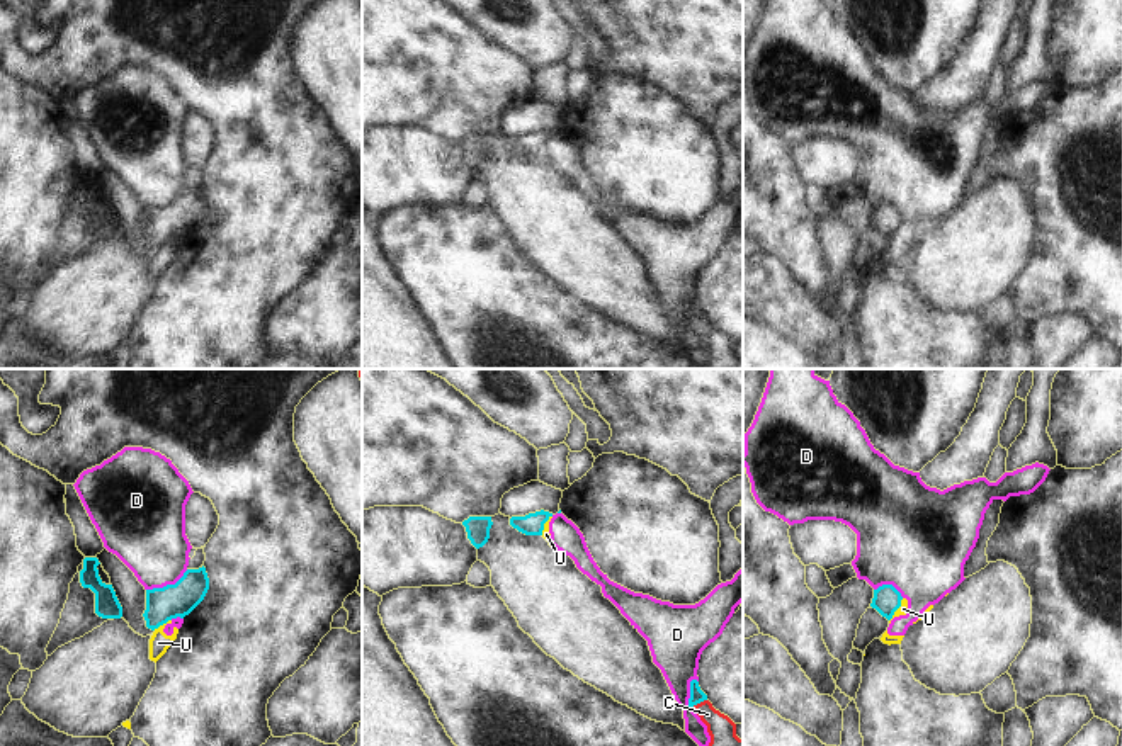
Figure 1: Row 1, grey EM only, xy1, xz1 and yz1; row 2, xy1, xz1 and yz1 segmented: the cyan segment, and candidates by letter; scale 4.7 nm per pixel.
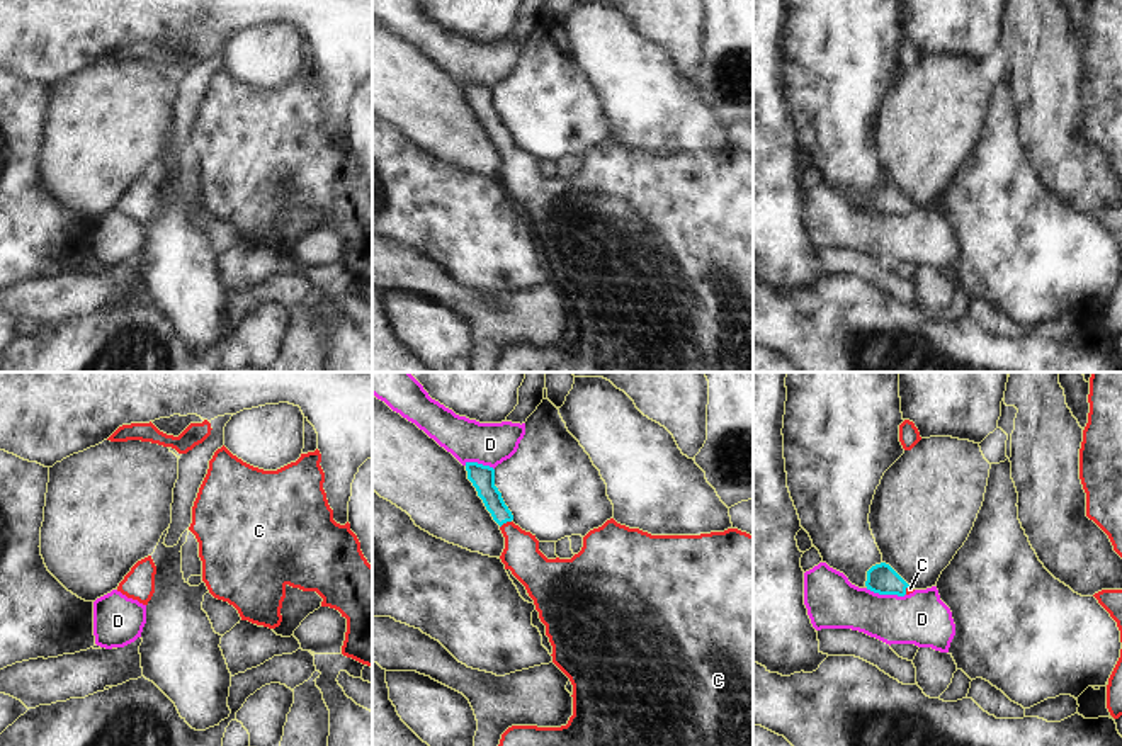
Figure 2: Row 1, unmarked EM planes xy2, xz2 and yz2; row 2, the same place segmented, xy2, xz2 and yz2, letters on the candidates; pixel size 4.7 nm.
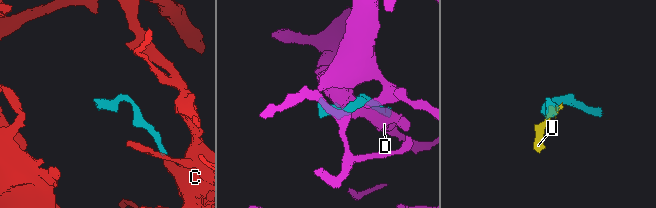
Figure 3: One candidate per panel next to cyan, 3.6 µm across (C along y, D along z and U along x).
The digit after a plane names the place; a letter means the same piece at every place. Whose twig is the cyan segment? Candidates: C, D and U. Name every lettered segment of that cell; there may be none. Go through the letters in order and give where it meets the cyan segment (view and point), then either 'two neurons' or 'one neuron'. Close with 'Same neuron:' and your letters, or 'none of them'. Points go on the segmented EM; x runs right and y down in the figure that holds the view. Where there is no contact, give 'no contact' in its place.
C: xz1 (699, 702) | one neuron
D: xy1 (167, 585) | two neurons
U: xy1 (162, 624) | two neurons
Same neuron: C

